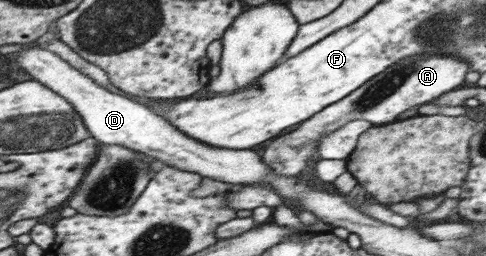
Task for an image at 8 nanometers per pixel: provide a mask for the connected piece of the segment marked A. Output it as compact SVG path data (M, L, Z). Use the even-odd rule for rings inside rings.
M410 55L404 59L400 59L396 64L385 68L378 78L364 83L355 90L352 94L346 95L345 99L338 100L337 103L330 104L325 110L318 112L312 118L305 120L304 123L298 124L298 127L292 131L284 134L284 136L276 137L274 141L269 142L267 148L262 152L262 162L268 166L268 170L276 176L296 176L300 170L306 168L306 162L312 158L314 148L320 144L323 138L329 132L332 132L338 127L344 126L353 120L363 119L368 124L386 124L386 122L394 122L394 116L412 109L414 106L418 107L426 103L431 103L432 100L437 99L440 95L457 89L459 85L464 82L464 76L469 72L468 63L464 59L452 57L452 55Z

